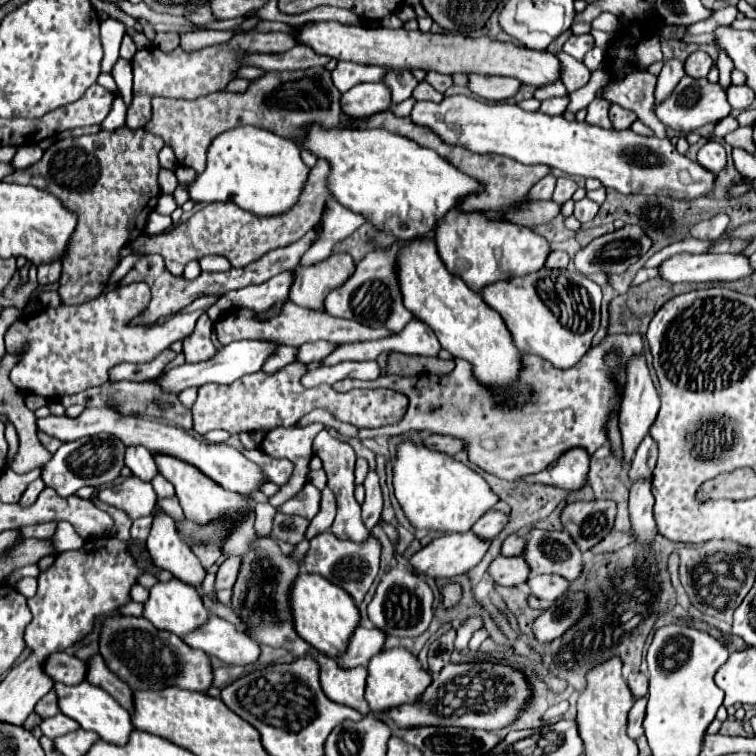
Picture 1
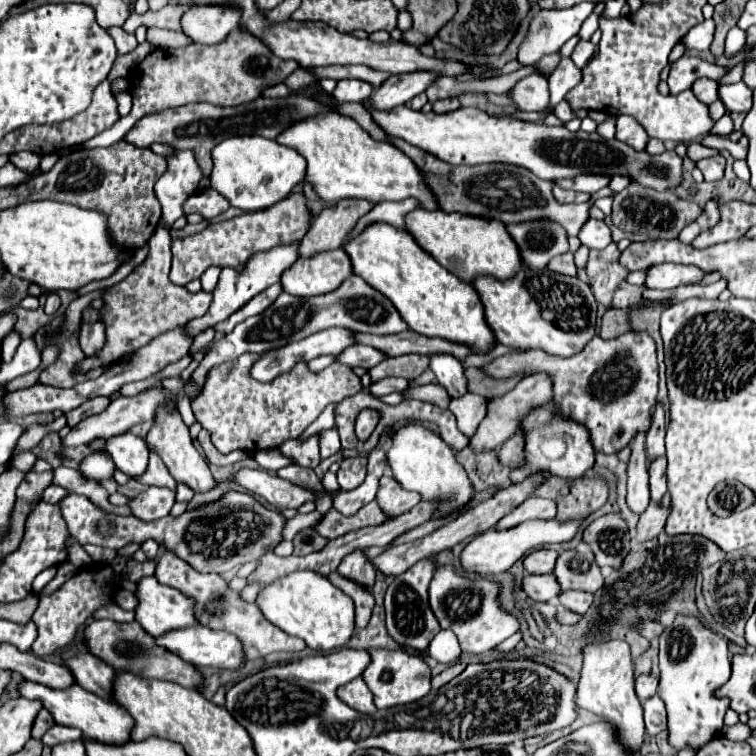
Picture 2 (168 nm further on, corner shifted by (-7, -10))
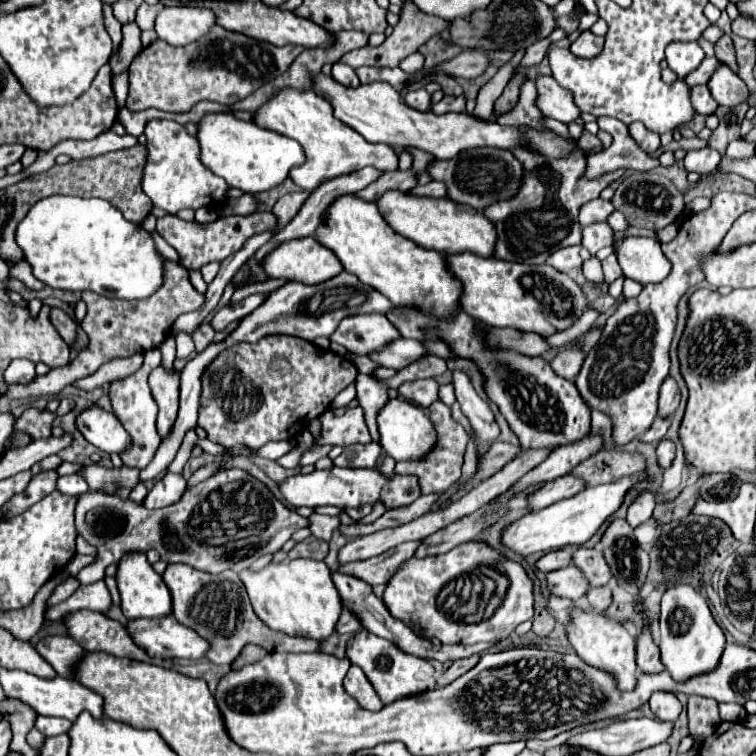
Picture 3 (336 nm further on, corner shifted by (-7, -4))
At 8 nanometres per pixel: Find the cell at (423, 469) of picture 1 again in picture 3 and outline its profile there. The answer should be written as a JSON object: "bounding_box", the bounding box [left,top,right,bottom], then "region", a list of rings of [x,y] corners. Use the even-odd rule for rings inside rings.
{"bounding_box":[378,399,438,461],"region":[[[390,399],[386,407],[378,415],[378,431],[380,431],[380,445],[388,457],[394,461],[422,461],[432,453],[438,445],[438,433],[424,413],[422,407],[404,401],[404,399]]]}

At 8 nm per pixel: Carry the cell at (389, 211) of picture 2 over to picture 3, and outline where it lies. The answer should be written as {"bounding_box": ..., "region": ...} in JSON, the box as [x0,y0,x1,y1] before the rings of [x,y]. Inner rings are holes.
{"bounding_box":[410,181,444,197],"region":[[[430,181],[426,185],[416,185],[410,193],[418,197],[444,197],[444,185],[440,185],[438,181]]]}

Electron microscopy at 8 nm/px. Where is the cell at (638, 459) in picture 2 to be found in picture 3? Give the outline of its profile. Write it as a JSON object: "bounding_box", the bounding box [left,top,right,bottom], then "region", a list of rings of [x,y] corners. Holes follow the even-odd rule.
{"bounding_box":[626,491,656,527],"region":[[[640,491],[638,497],[630,503],[628,507],[628,515],[626,515],[626,521],[632,525],[632,527],[638,527],[640,523],[648,521],[652,517],[652,509],[654,509],[656,501],[654,501],[654,495],[650,491]]]}

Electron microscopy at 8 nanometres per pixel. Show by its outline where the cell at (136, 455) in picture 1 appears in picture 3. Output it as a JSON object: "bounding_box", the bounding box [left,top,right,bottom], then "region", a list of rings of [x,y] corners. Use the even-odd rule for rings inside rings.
{"bounding_box":[78,405,132,453],"region":[[[98,405],[86,409],[78,417],[78,429],[84,433],[88,443],[104,453],[122,453],[132,445],[132,437],[122,423],[112,413],[102,411]]]}

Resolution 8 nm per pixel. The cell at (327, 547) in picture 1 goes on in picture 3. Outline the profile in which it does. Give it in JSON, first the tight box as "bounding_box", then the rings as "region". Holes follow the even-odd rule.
{"bounding_box":[336,609,362,633],"region":[[[344,609],[342,615],[340,615],[340,621],[336,625],[336,631],[338,633],[356,633],[360,629],[362,629],[362,623],[356,617],[356,613],[352,609]]]}

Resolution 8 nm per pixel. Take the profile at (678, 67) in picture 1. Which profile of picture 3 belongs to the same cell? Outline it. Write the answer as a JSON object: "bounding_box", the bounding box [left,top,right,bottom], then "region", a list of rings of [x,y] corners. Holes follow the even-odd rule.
{"bounding_box":[666,41,704,79],"region":[[[696,41],[670,43],[666,55],[668,55],[668,67],[678,75],[678,79],[686,79],[686,75],[698,69],[704,59],[704,51],[698,47]]]}

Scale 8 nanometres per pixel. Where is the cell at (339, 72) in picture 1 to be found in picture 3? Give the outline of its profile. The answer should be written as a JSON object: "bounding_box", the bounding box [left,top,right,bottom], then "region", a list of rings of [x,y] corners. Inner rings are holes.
{"bounding_box":[332,63,360,87],"region":[[[334,63],[334,65],[332,65],[332,77],[334,77],[340,85],[346,85],[346,87],[358,87],[358,85],[360,85],[354,69],[348,67],[348,65]]]}

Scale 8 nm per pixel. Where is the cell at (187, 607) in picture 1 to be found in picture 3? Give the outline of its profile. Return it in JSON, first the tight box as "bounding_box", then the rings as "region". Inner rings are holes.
{"bounding_box":[118,553,172,619],"region":[[[144,553],[124,555],[118,563],[118,589],[122,597],[122,613],[128,619],[154,619],[154,617],[166,617],[172,613],[172,595],[162,577],[152,569],[152,565],[146,561]]]}

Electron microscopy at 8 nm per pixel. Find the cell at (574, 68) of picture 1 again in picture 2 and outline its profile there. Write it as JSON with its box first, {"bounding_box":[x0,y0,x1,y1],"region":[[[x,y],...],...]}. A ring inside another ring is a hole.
{"bounding_box":[579,13,599,41],"region":[[[592,13],[582,24],[579,31],[580,39],[589,41],[593,33],[599,28],[599,16]]]}

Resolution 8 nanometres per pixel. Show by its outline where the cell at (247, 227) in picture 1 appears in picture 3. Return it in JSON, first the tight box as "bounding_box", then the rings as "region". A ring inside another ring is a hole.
{"bounding_box":[156,211,278,271],"region":[[[256,211],[250,215],[230,215],[220,217],[210,223],[198,223],[198,221],[182,221],[176,215],[166,215],[158,219],[156,229],[166,239],[168,245],[172,245],[178,251],[180,265],[188,271],[200,271],[210,261],[224,261],[232,253],[244,247],[244,243],[258,233],[264,231],[276,231],[278,217],[272,211]]]}

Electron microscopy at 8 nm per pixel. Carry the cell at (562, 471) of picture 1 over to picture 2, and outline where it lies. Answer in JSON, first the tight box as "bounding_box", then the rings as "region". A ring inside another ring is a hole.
{"bounding_box":[510,401,594,483],"region":[[[548,401],[536,409],[532,409],[522,421],[518,431],[524,437],[526,449],[524,449],[524,465],[516,467],[510,471],[510,479],[512,483],[520,483],[524,481],[528,475],[538,473],[538,471],[548,471],[552,475],[564,477],[564,479],[578,479],[584,477],[586,471],[590,471],[594,467],[594,447],[588,435],[588,429],[580,423],[576,423],[574,419],[564,419],[564,415],[560,415],[560,411],[556,411],[554,403]],[[558,441],[564,443],[564,449],[560,451]]]}

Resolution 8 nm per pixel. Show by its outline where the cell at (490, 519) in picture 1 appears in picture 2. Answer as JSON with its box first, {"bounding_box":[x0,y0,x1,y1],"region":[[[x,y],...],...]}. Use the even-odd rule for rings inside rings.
{"bounding_box":[498,497,556,529],"region":[[[530,497],[524,503],[520,503],[512,513],[502,517],[498,521],[498,529],[510,529],[530,519],[554,519],[554,517],[556,517],[556,503],[552,503],[552,499]]]}

